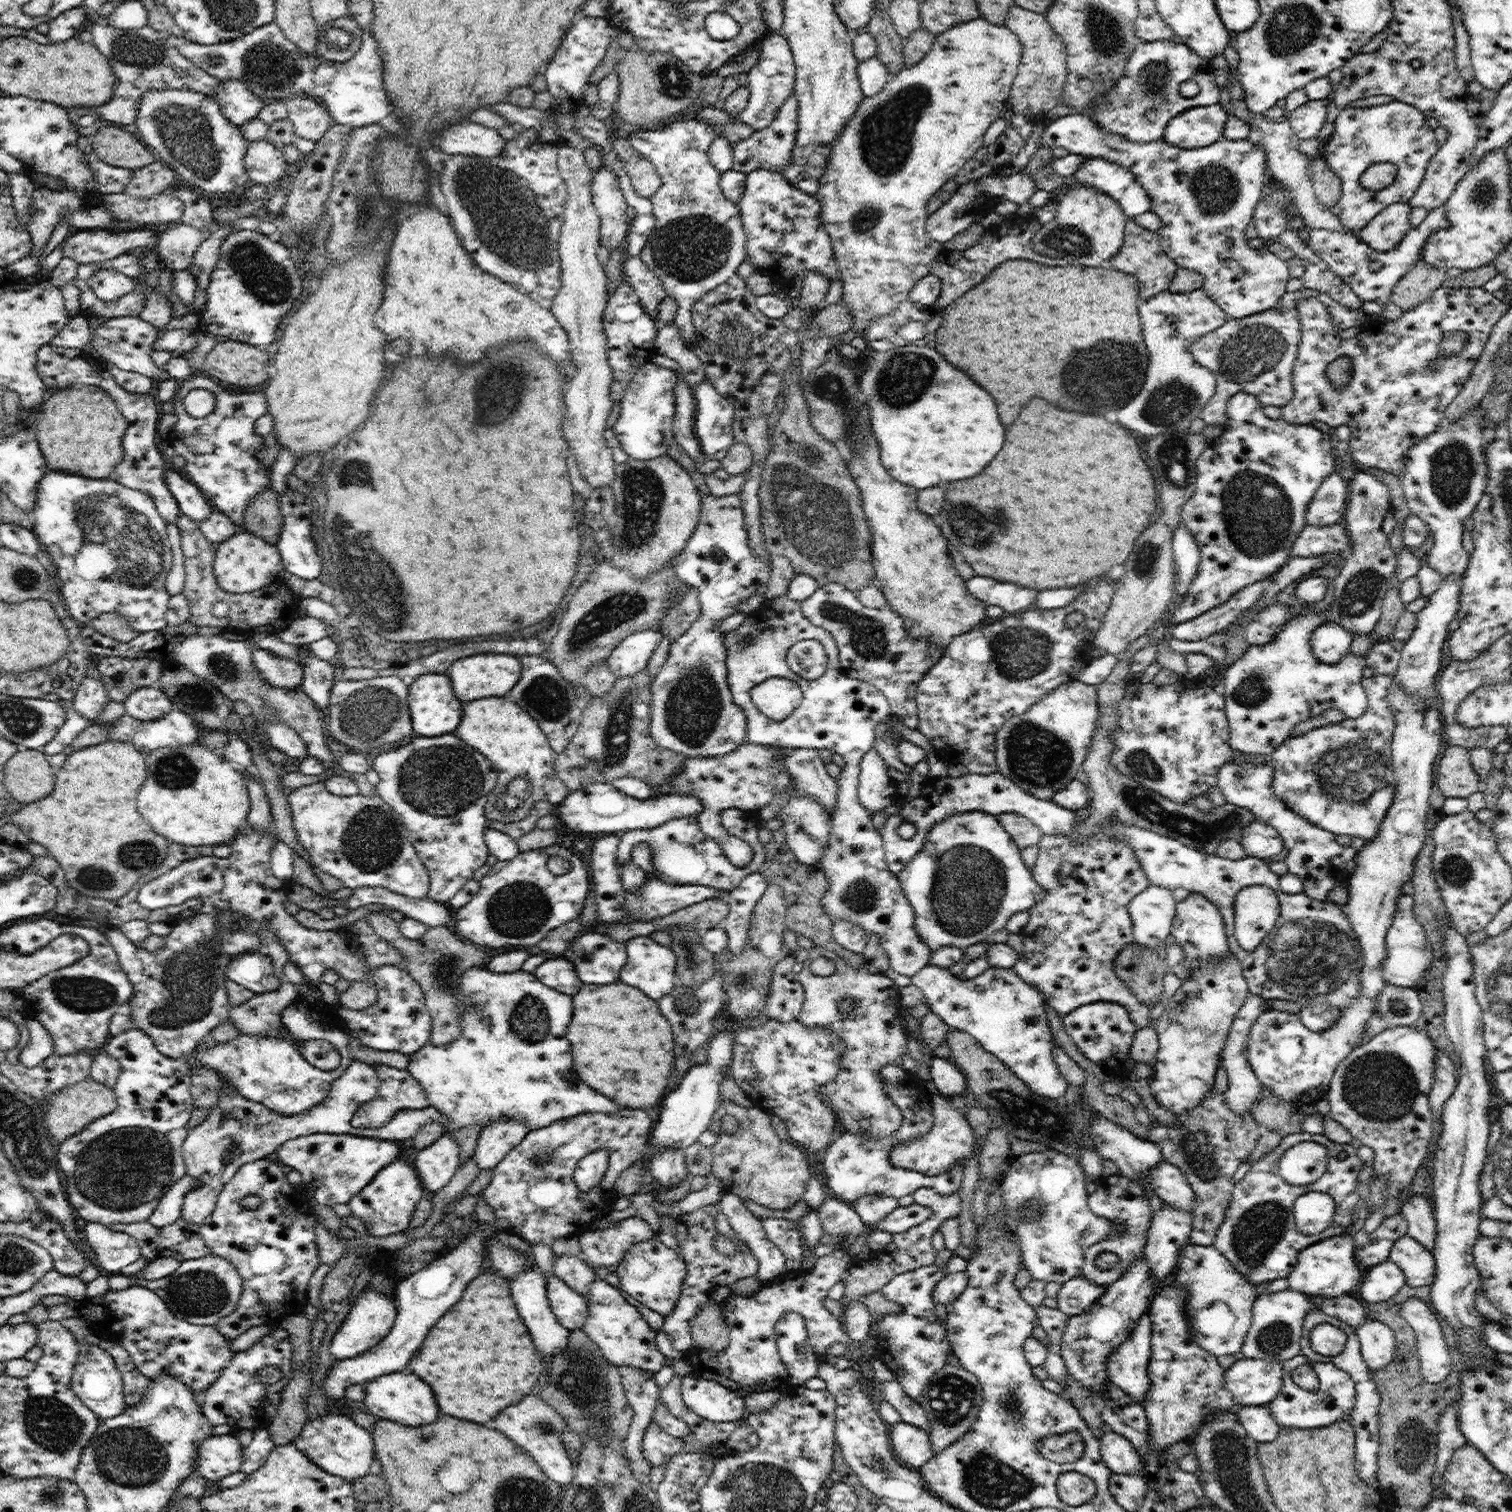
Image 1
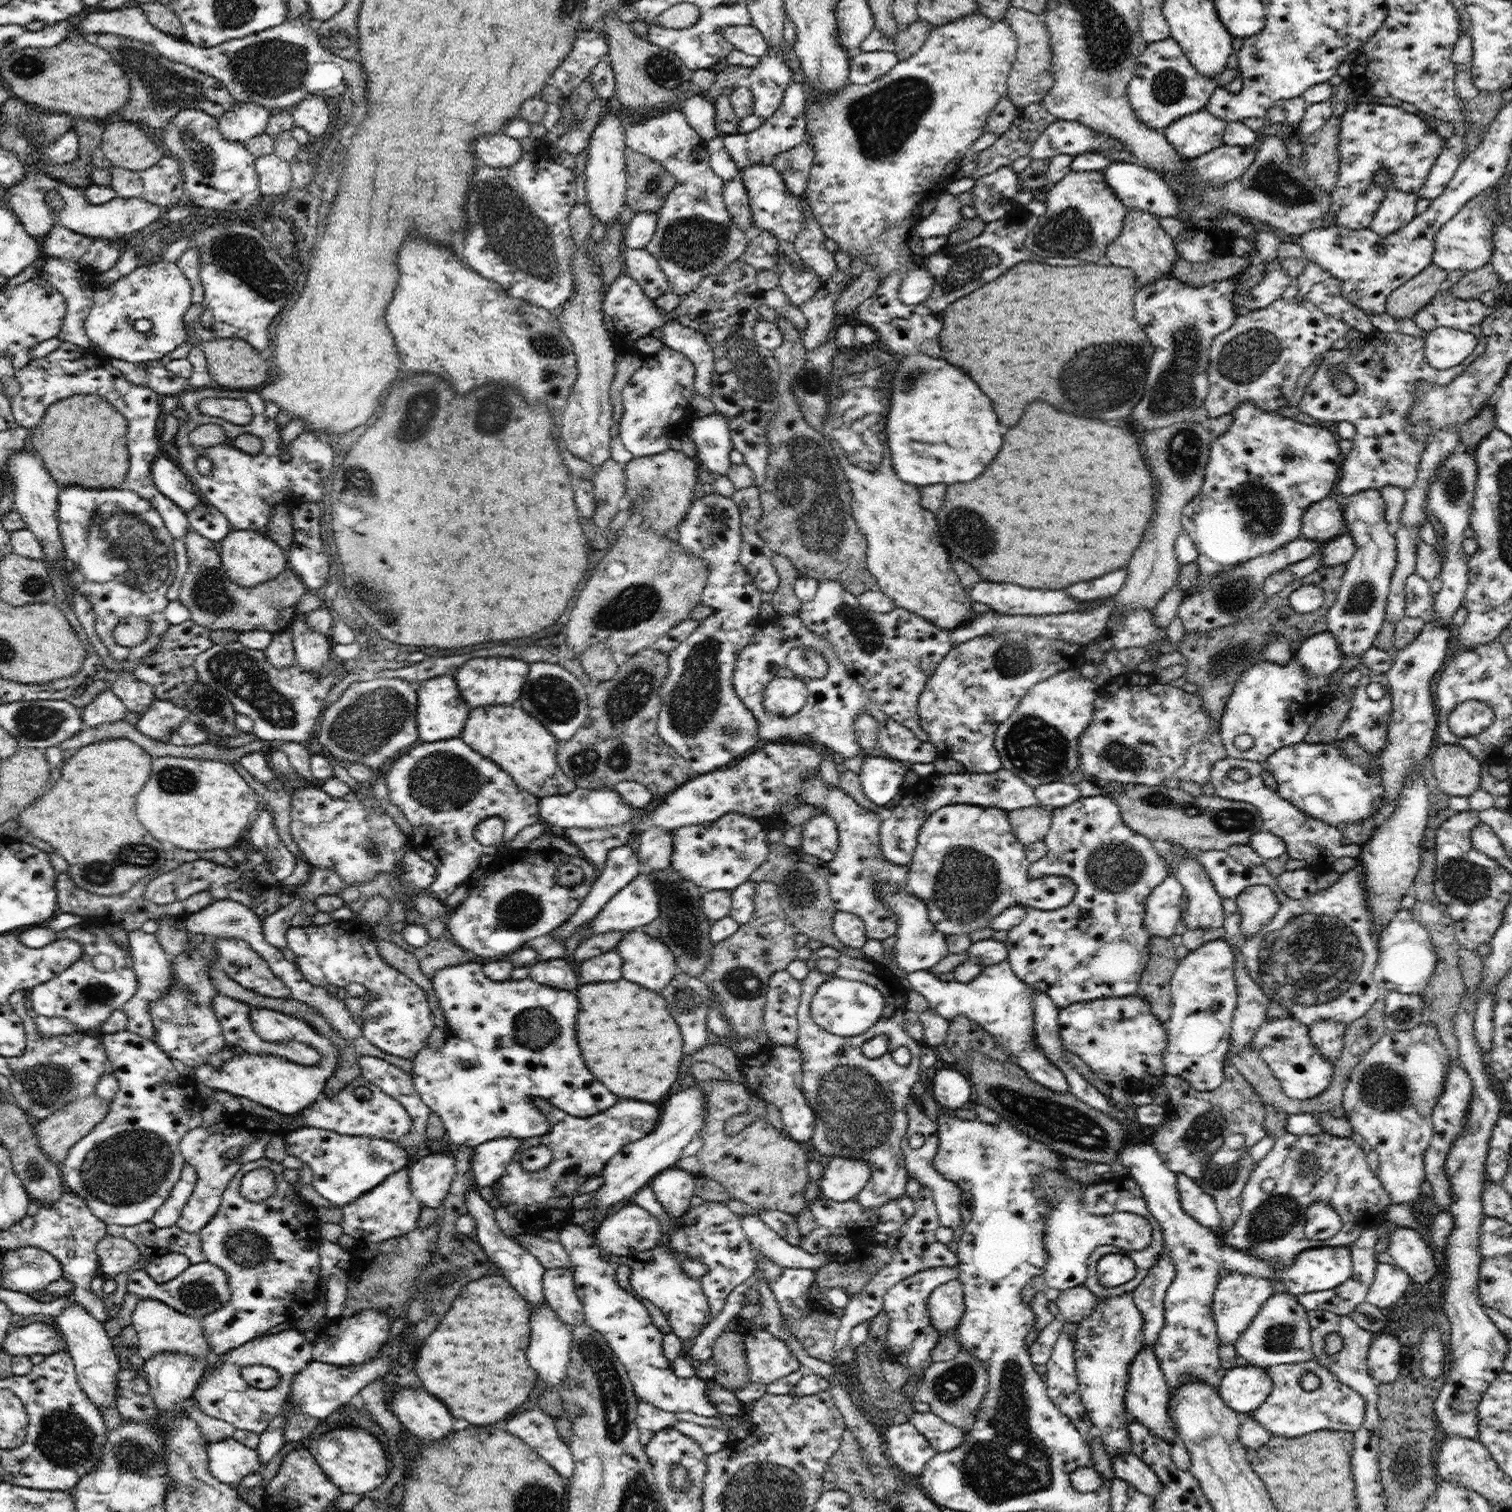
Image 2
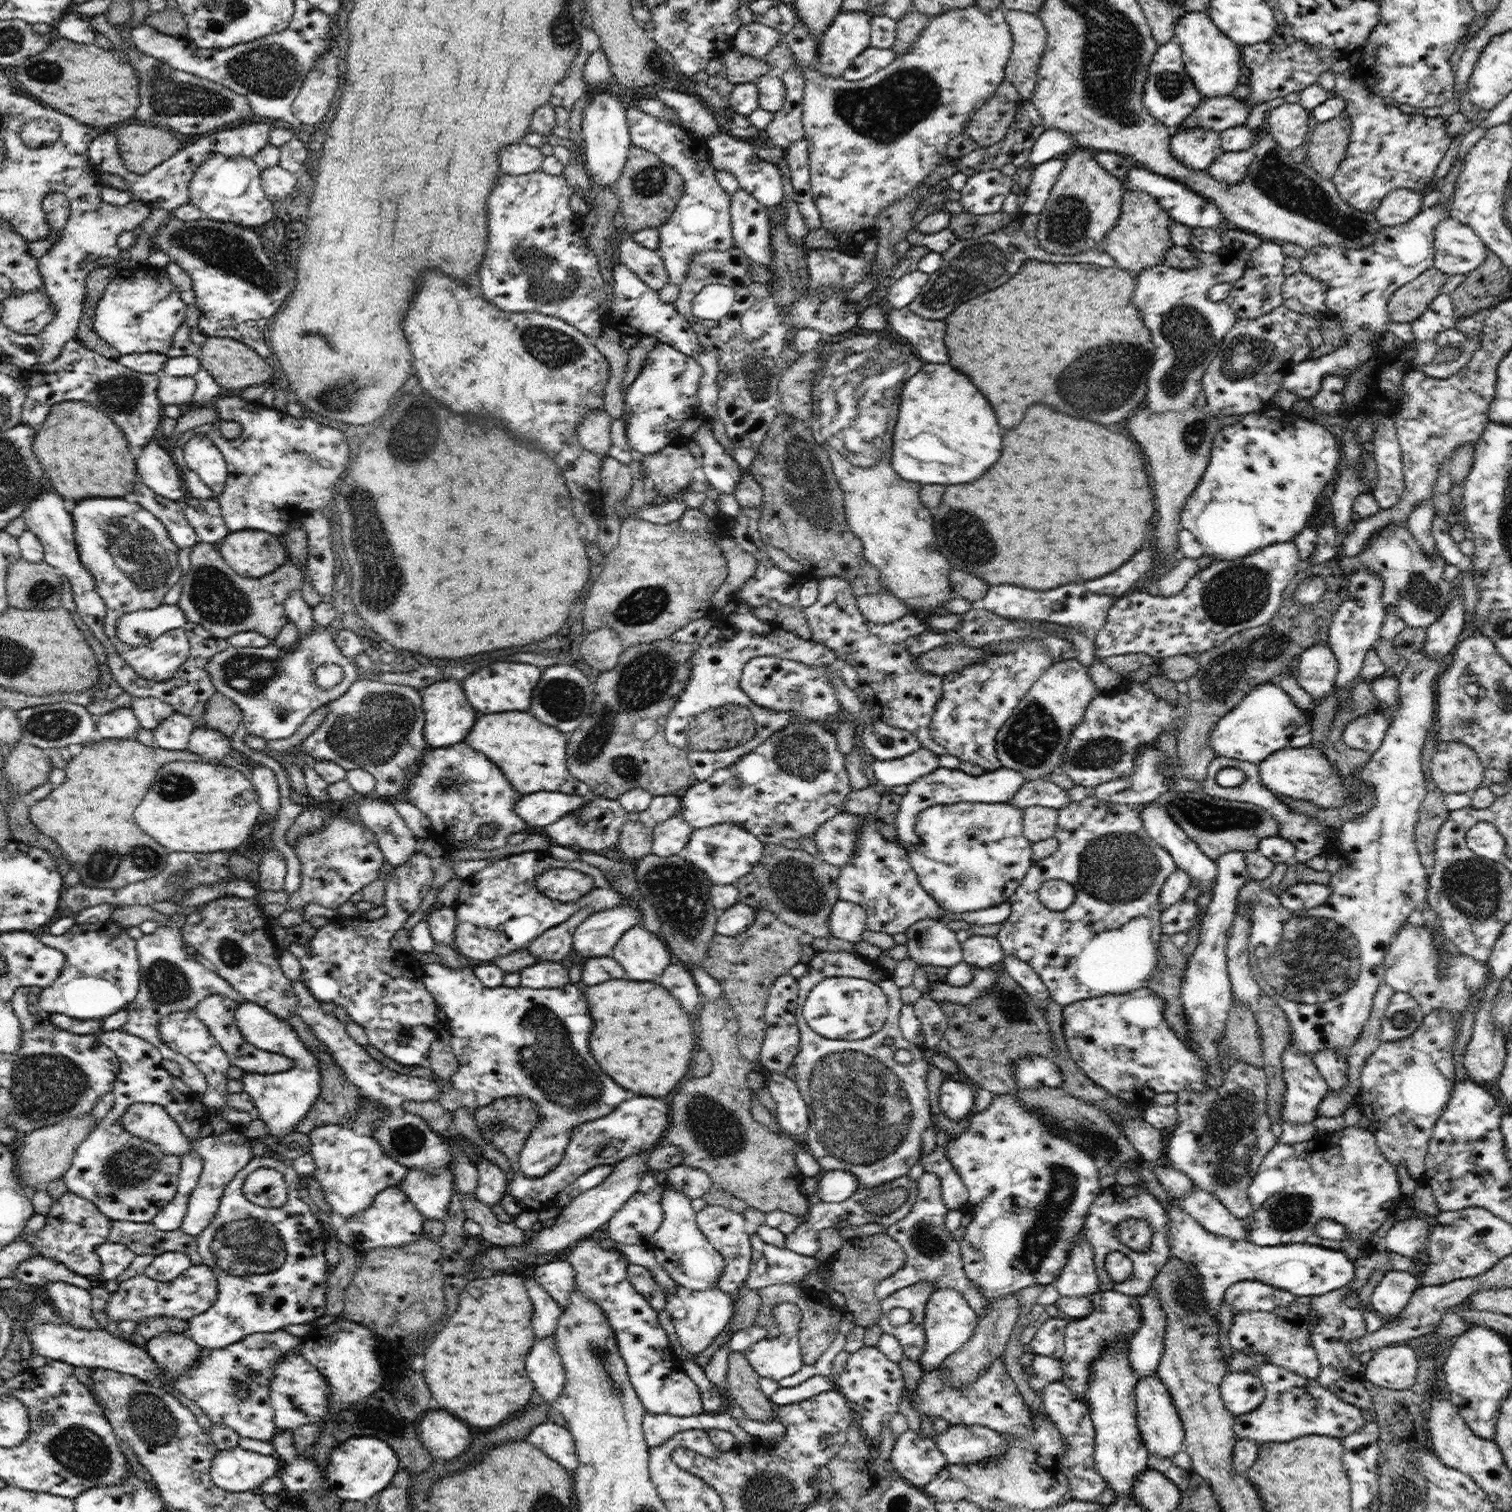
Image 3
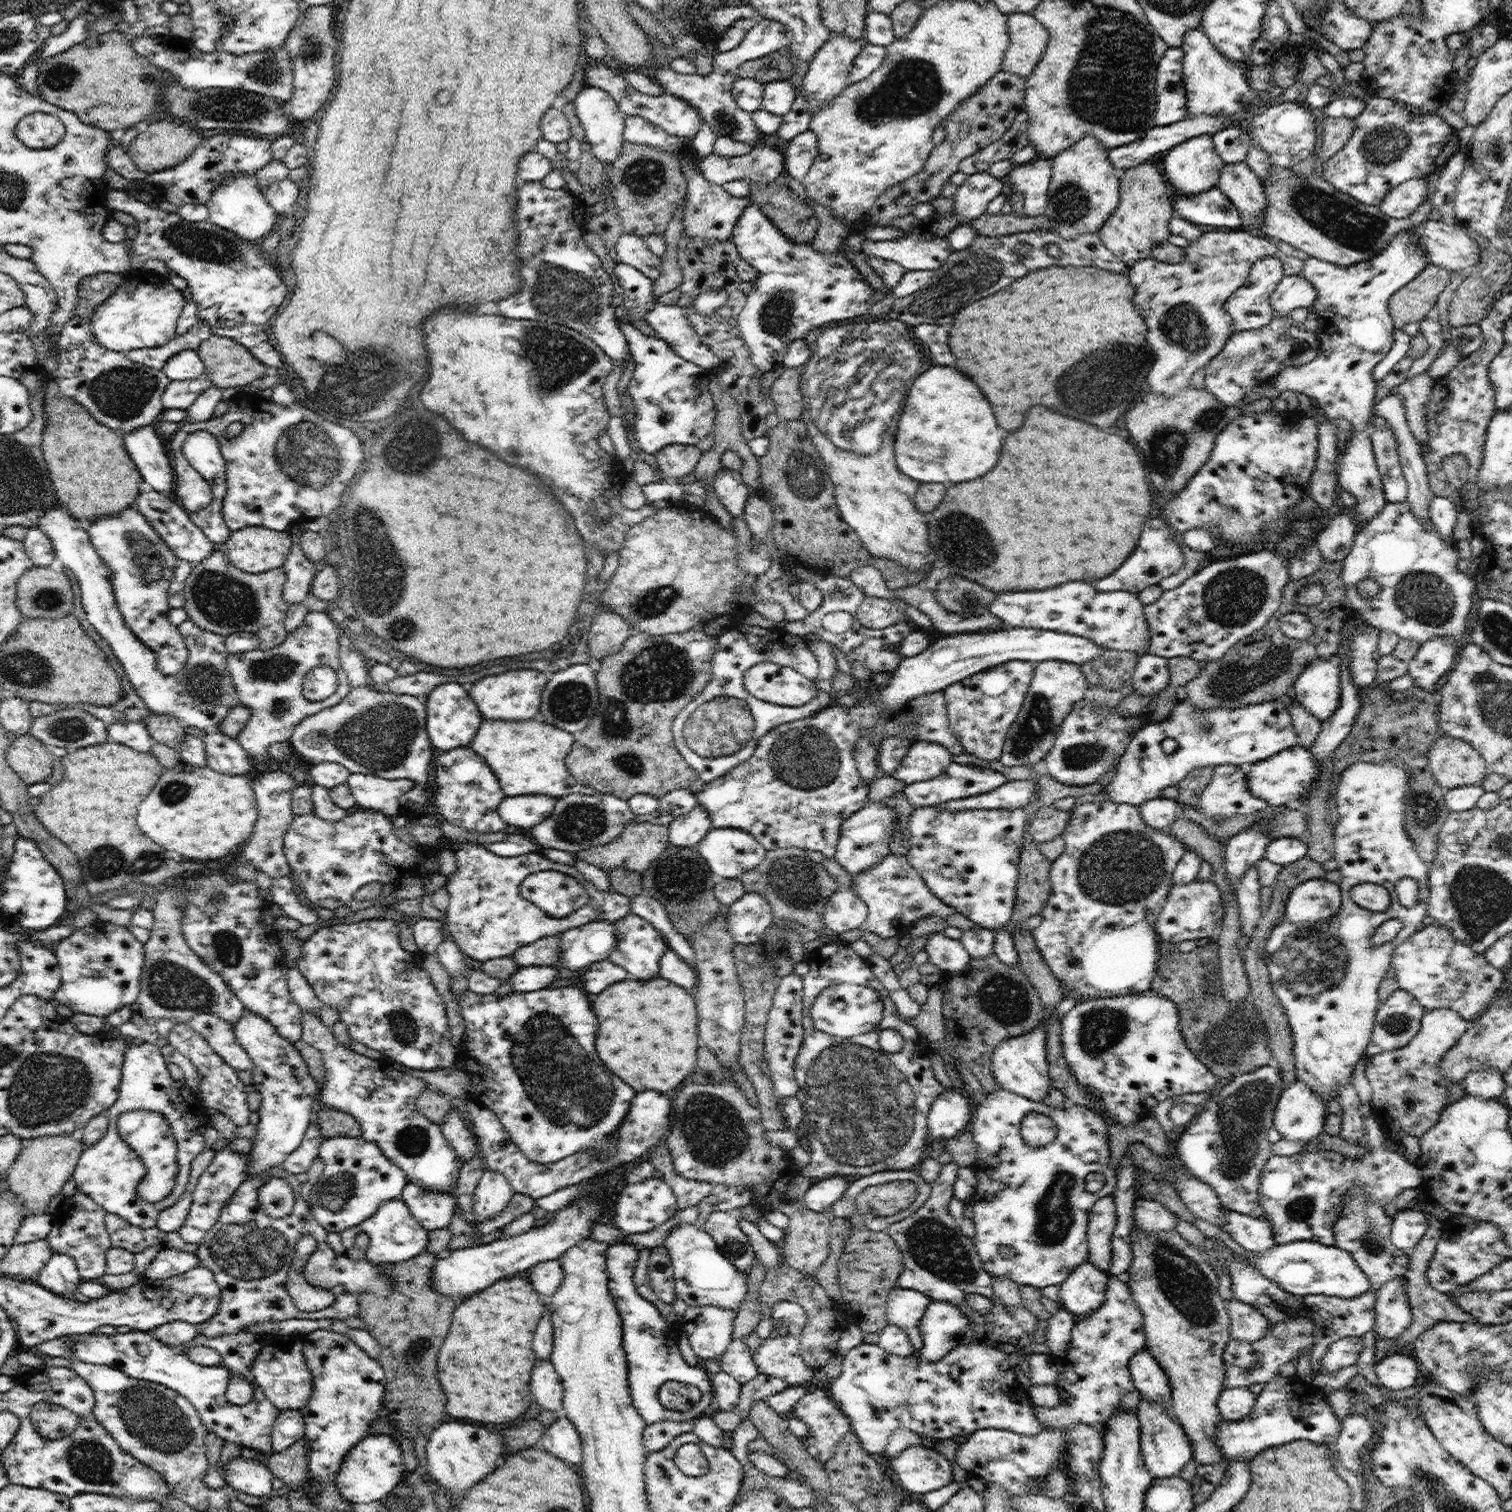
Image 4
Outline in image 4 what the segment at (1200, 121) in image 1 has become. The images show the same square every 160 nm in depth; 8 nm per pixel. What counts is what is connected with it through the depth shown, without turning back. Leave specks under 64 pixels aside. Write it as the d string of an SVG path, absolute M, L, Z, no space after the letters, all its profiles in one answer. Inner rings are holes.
M1204 134L1190 138L1164 154L1165 177L1167 183L1177 194L1202 194L1214 189L1220 179L1220 171L1225 162L1220 158L1214 149L1212 135Z

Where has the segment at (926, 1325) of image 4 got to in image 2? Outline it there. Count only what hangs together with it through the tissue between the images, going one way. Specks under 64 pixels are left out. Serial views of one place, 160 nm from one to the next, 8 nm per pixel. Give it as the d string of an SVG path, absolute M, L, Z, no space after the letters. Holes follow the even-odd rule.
M959 1278L945 1282L930 1294L928 1312L940 1335L955 1333L965 1311L963 1284Z

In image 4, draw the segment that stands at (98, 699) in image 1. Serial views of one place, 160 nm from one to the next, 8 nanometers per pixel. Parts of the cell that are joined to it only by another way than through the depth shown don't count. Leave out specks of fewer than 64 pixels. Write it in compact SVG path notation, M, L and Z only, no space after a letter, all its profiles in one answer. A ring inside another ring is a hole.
M129 721L118 722L107 726L109 740L113 743L122 743L140 752L151 752L155 742L148 734L146 722Z

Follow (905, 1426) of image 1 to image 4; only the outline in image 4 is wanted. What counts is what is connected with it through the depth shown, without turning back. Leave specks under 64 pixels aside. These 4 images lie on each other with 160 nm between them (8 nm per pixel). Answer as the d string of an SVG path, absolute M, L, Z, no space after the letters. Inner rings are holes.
M919 1445L917 1447L911 1446L890 1460L893 1470L898 1474L898 1480L900 1482L899 1487L905 1488L910 1492L925 1495L953 1481L952 1462L948 1461L948 1459L939 1451L936 1451L935 1448L928 1448L924 1445Z

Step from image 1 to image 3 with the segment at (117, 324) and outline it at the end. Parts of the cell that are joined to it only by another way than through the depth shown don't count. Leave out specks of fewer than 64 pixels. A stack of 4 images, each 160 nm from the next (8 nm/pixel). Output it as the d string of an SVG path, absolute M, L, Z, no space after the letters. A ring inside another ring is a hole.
M164 370L159 374L157 397L166 404L184 404L191 402L196 390L196 379L189 376L174 376Z

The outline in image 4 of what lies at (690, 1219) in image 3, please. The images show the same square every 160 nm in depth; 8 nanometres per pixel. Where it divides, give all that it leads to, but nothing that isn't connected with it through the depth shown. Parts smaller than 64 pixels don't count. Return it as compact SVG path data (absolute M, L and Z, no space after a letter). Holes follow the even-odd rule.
M696 1224L678 1225L671 1230L663 1244L669 1252L675 1278L678 1298L689 1306L721 1306L738 1312L746 1298L747 1275L740 1272L733 1262L726 1258L714 1239Z

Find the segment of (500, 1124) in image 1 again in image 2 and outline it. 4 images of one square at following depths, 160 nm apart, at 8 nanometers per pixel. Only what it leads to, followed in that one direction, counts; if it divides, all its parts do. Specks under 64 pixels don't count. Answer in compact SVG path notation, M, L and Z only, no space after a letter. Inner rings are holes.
M501 1137L476 1146L471 1157L472 1182L480 1188L492 1187L497 1183L521 1142L522 1140L513 1137Z

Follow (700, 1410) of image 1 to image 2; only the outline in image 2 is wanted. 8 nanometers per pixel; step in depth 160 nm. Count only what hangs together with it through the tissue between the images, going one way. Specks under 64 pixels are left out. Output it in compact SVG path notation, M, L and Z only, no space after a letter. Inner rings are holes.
M568 1223L560 1232L560 1244L566 1249L570 1255L573 1264L573 1277L575 1282L575 1291L583 1304L585 1312L584 1322L591 1326L605 1338L604 1342L608 1344L608 1348L613 1351L616 1358L625 1366L627 1375L630 1377L632 1386L636 1396L648 1404L653 1404L662 1410L670 1412L693 1412L700 1416L717 1416L718 1411L708 1395L707 1391L708 1378L702 1378L698 1375L687 1378L680 1378L672 1368L671 1362L666 1360L662 1351L662 1339L664 1333L658 1330L658 1327L652 1322L652 1317L648 1309L642 1305L640 1300L636 1299L630 1292L624 1290L616 1278L616 1271L619 1265L606 1261L602 1258L600 1245L597 1243L593 1230L587 1229L586 1226Z

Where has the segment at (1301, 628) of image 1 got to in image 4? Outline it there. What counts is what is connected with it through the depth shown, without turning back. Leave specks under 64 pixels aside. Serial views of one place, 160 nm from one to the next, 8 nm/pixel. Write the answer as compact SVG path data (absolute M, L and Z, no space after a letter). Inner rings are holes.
M1182 699L1162 722L1146 723L1134 734L1117 764L1114 779L1100 793L1109 795L1109 800L1115 803L1139 806L1162 796L1160 792L1164 788L1177 786L1196 768L1211 764L1214 767L1232 764L1248 768L1297 743L1298 734L1284 699L1203 711L1193 709L1188 699ZM1168 738L1178 742L1177 749L1170 754L1162 751L1162 742Z

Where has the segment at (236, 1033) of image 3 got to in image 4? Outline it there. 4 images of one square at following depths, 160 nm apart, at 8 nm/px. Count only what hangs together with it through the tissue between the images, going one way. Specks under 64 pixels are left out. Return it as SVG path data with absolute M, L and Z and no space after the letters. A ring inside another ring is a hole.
M202 1012L187 1022L234 1070L254 1070L253 1060L235 1037L233 1028L213 1012Z

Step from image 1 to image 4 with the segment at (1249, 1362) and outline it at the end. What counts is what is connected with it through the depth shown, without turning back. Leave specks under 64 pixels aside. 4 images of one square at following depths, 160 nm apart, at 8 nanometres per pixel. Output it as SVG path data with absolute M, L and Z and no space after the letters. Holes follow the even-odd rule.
M1248 1386L1225 1388L1217 1402L1221 1418L1228 1421L1246 1418L1252 1412L1256 1397Z

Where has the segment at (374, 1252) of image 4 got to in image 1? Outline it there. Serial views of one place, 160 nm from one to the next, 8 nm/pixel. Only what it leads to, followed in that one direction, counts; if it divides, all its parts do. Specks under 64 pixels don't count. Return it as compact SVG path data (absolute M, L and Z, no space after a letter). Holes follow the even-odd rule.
M397 1158L380 1170L372 1182L369 1182L368 1186L365 1186L347 1205L352 1211L351 1216L360 1218L369 1234L382 1238L410 1229L412 1215L416 1211L418 1202L424 1198L424 1191L414 1165Z

